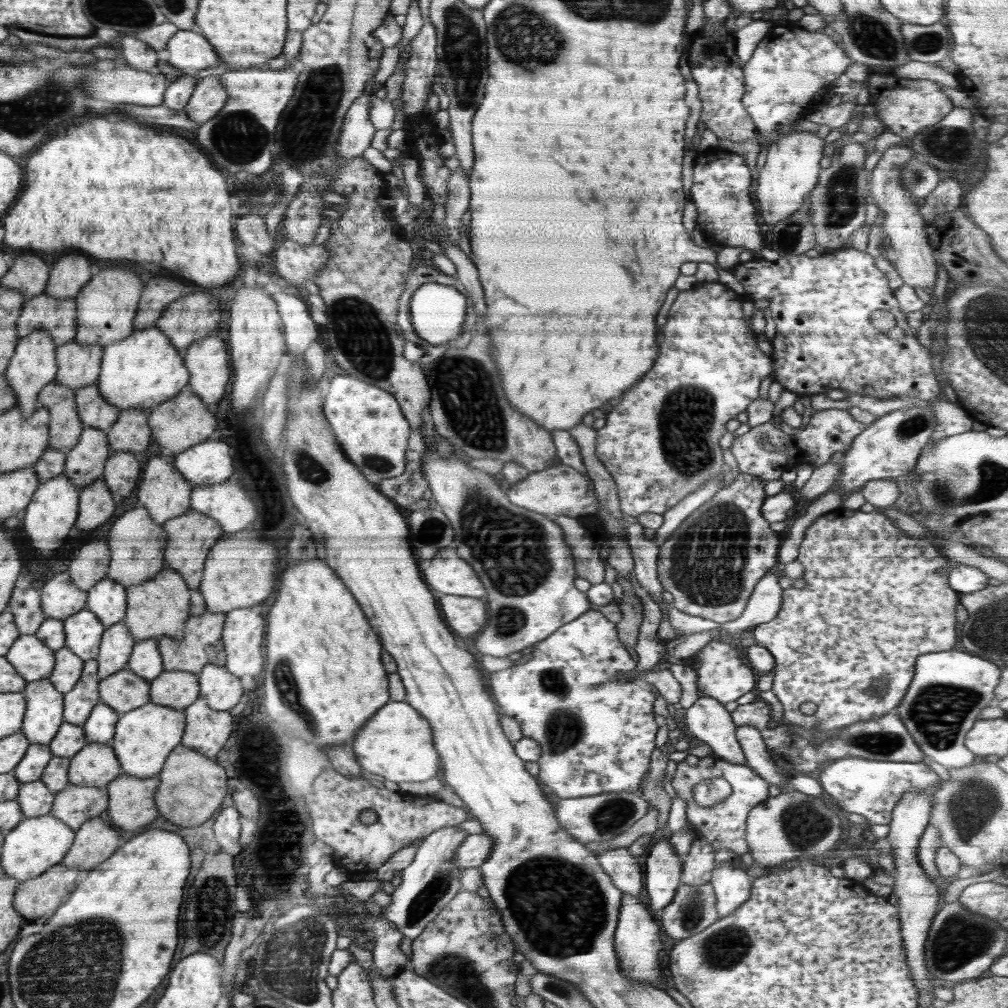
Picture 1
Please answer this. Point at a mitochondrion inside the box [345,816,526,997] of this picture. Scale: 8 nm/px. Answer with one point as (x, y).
(433, 891)

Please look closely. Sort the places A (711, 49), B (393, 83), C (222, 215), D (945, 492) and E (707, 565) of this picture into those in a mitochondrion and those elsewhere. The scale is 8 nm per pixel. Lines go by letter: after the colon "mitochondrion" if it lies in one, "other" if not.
A: other
B: other
C: other
D: mitochondrion
E: mitochondrion

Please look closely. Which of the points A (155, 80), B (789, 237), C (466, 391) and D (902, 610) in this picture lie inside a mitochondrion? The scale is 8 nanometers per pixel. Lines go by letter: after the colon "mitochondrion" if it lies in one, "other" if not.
A: other
B: mitochondrion
C: mitochondrion
D: other

